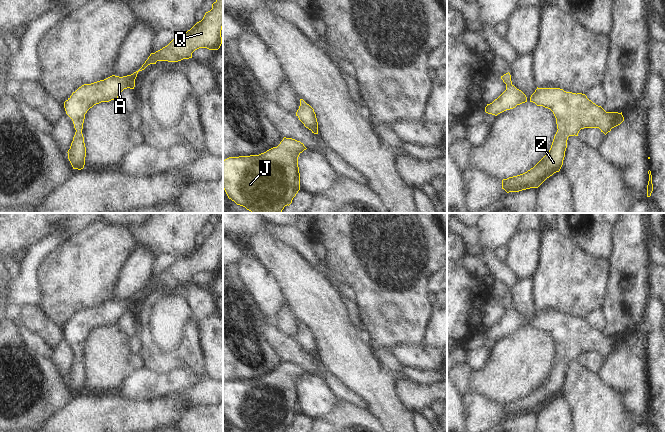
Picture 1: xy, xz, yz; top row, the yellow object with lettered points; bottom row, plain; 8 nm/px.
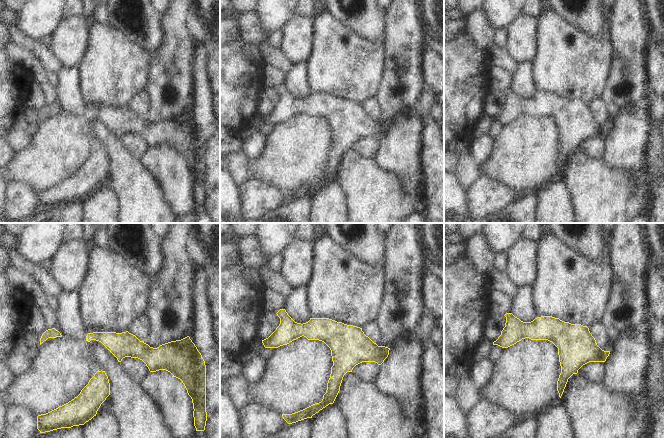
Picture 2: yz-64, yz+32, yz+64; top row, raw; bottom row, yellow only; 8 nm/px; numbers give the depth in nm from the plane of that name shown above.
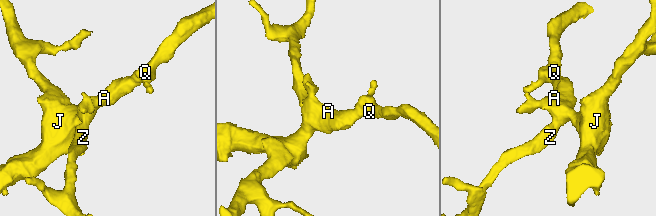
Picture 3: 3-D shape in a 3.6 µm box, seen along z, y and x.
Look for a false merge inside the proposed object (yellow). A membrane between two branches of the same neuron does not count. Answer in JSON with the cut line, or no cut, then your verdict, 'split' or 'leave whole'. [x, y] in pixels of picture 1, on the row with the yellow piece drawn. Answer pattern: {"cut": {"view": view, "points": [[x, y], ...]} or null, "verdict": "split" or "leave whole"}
{"cut": null, "verdict": "leave whole"}

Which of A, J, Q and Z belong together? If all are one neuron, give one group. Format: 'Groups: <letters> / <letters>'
Groups: A J Q Z

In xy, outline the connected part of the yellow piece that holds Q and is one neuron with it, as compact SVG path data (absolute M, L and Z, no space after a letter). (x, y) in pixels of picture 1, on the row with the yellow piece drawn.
M216 0L212 9L190 30L177 35L167 46L151 53L142 67L131 75L119 77L112 75L104 80L79 87L64 102L66 114L72 119L76 130L68 150L68 159L73 169L81 170L85 165L86 147L82 134L85 114L94 105L116 100L127 88L134 89L139 71L157 61L178 62L192 58L192 53L199 48L218 50L222 44L223 0Z

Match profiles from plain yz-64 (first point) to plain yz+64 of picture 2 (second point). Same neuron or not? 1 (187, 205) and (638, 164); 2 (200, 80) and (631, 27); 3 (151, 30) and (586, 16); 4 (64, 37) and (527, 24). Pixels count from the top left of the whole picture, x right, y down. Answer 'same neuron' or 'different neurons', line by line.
1: same neuron
2: different neurons
3: same neuron
4: same neuron

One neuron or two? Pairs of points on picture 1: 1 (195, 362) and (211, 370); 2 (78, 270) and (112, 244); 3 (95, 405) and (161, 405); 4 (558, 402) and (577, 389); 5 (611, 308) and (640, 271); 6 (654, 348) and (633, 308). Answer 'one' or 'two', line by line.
1: two
2: one
3: one
4: two
5: one
6: two

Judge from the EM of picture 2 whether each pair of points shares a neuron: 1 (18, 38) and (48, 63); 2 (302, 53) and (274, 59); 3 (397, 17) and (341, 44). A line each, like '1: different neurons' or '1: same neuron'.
1: same neuron
2: different neurons
3: different neurons

